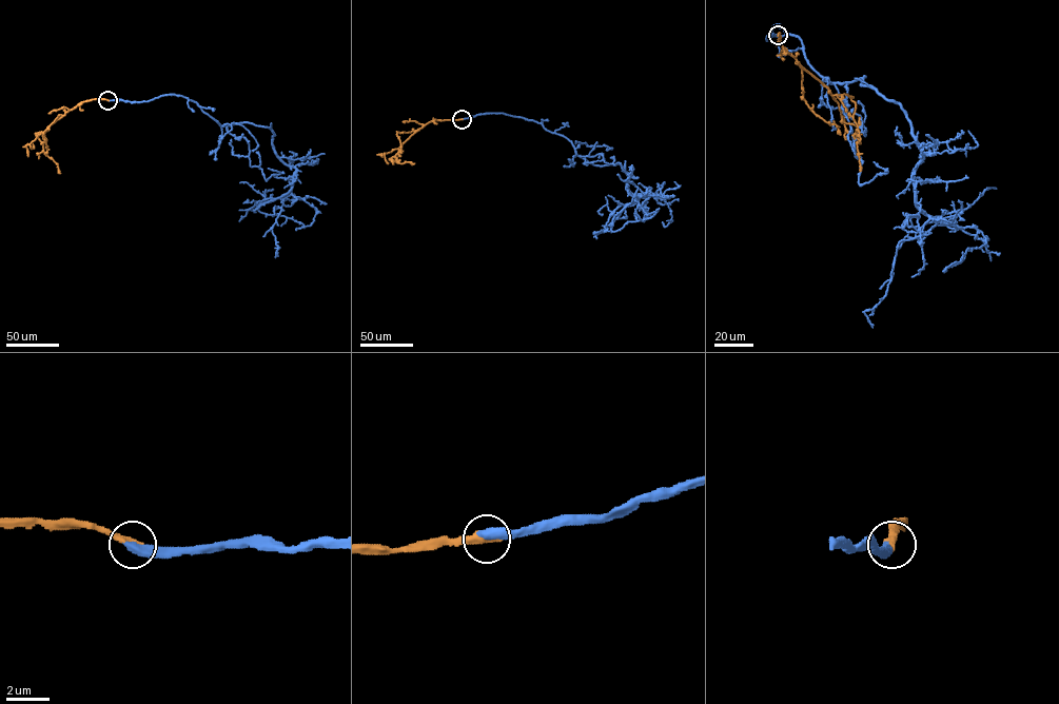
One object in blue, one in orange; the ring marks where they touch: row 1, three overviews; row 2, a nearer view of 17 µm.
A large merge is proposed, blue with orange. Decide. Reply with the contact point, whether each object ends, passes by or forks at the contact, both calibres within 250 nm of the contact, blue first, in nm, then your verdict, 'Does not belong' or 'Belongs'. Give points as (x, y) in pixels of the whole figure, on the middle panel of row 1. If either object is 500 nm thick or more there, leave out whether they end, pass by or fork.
Place: (462, 119). At the ring blue ends. At the ring orange ends. Thickness 480 nm (blue) against 400 nm. Belongs

